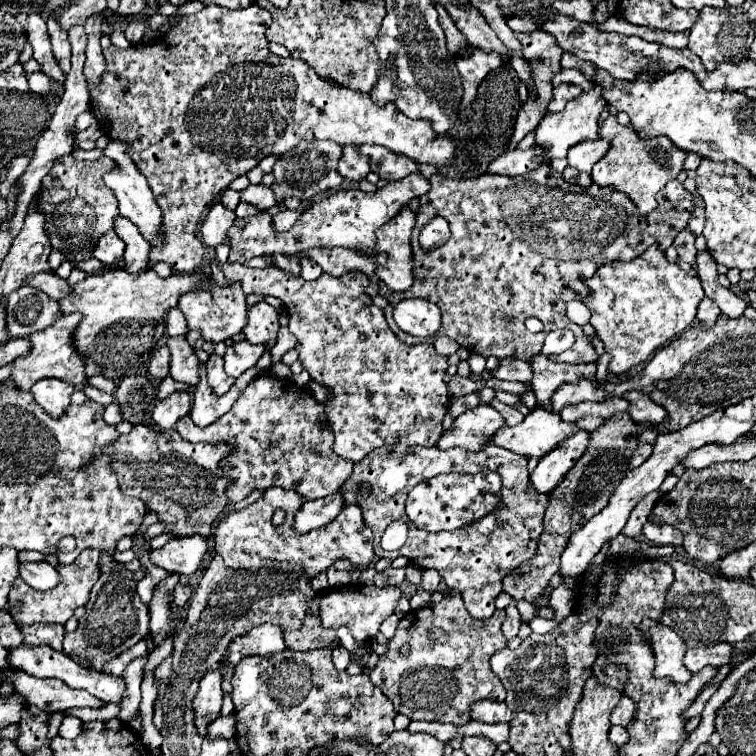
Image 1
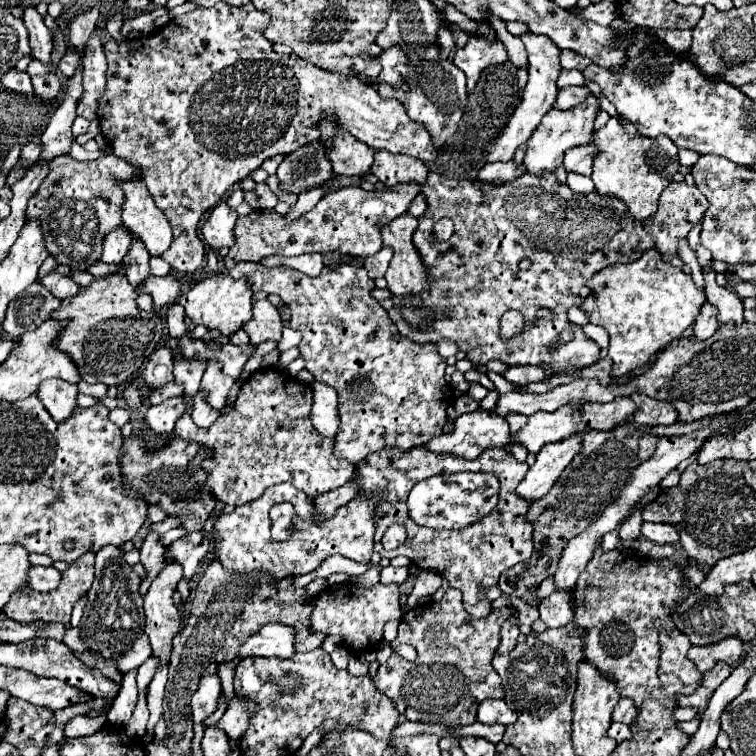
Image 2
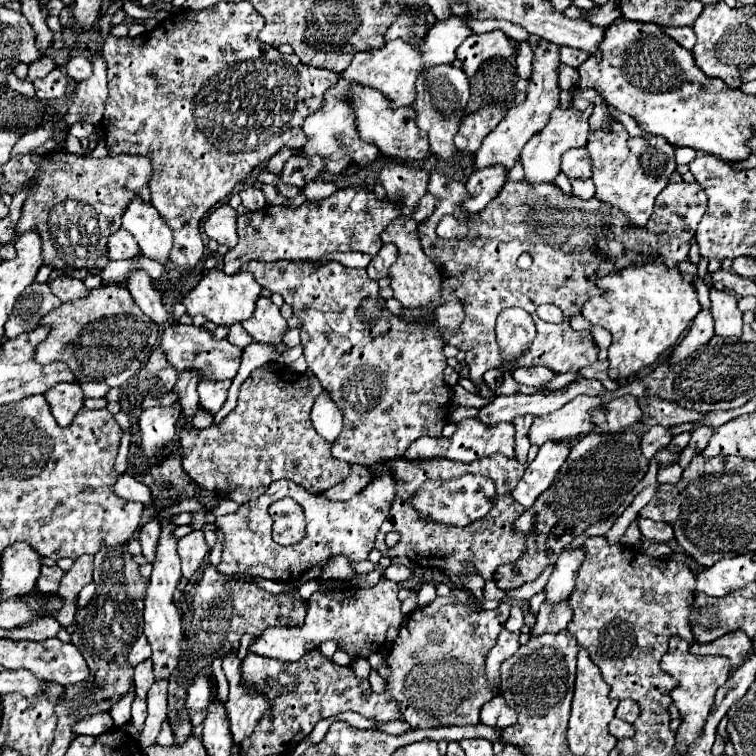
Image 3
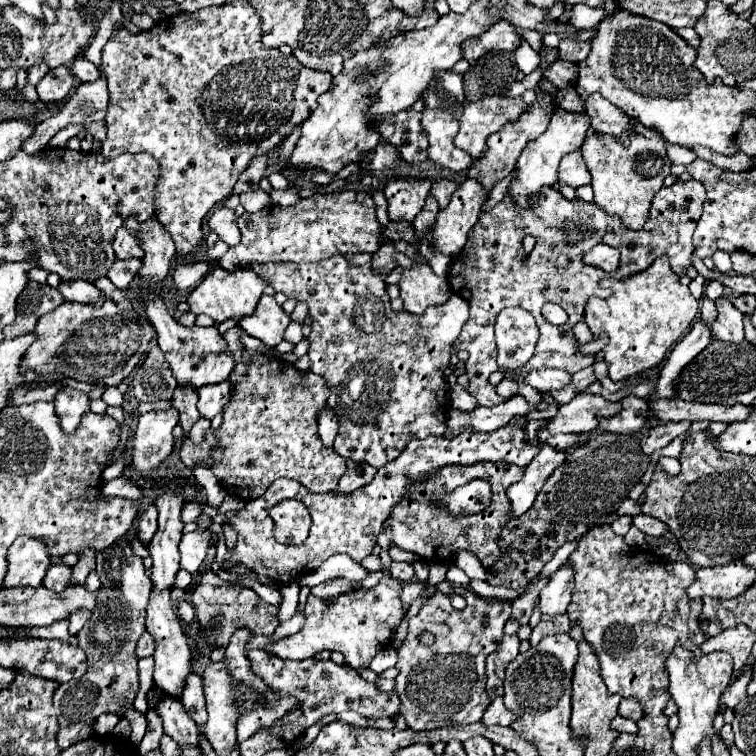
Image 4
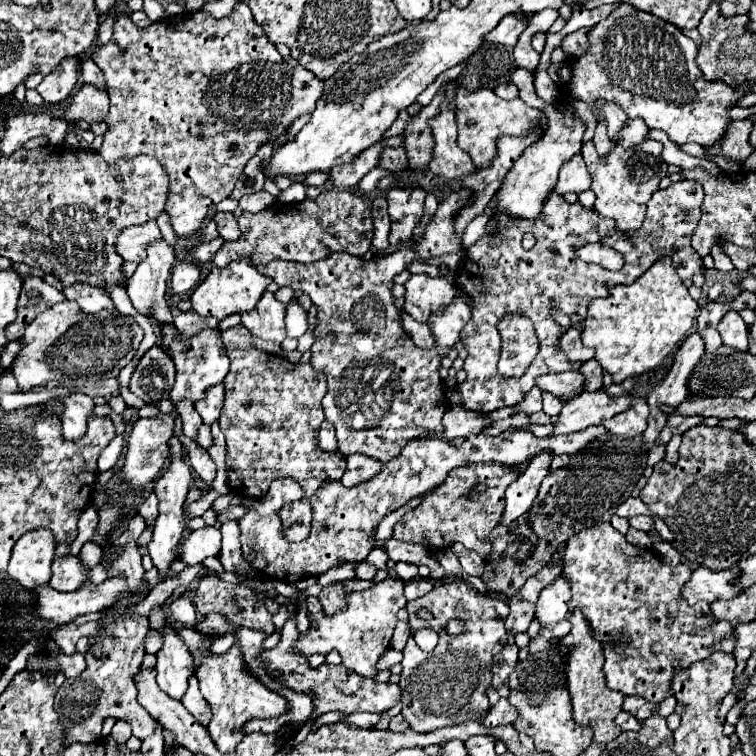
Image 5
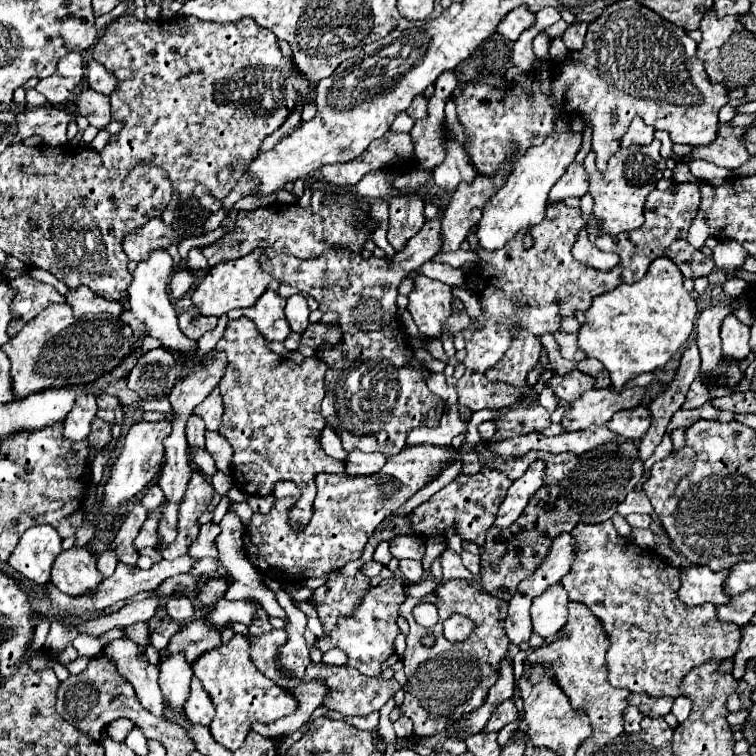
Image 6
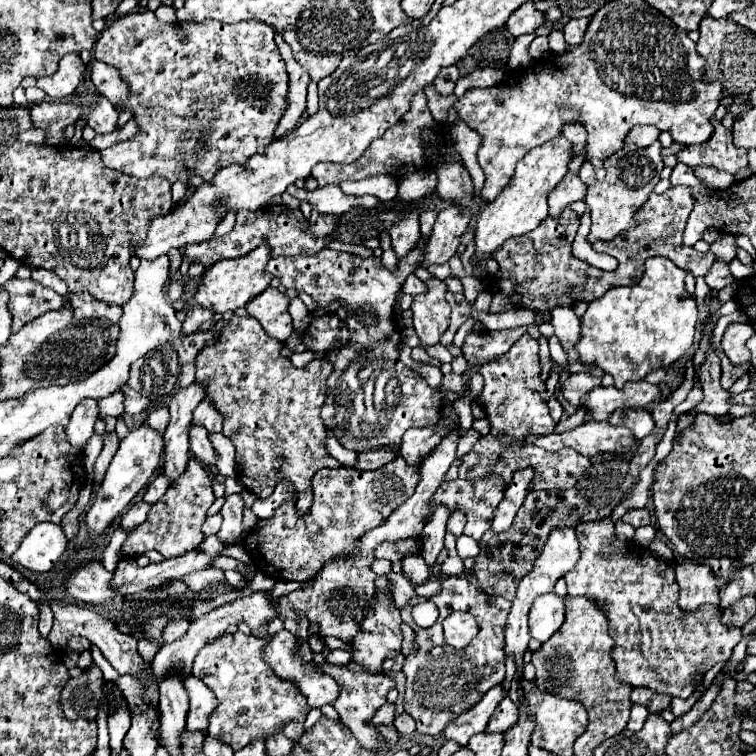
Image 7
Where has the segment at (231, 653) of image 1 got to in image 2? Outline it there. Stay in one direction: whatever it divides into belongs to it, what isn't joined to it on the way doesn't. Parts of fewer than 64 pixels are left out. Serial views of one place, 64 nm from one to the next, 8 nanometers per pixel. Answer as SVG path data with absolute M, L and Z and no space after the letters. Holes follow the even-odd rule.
M266 624L240 646L236 656L238 658L246 658L246 656L288 658L288 656L294 656L292 628L288 628L284 624Z

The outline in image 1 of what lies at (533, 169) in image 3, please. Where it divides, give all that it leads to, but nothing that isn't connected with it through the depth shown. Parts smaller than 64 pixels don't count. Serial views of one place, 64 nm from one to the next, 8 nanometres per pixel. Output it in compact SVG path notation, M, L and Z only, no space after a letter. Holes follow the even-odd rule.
M598 84L592 86L590 90L582 90L582 94L578 98L570 100L562 112L556 112L556 114L548 112L544 116L544 120L536 128L536 144L546 150L548 160L550 158L566 158L568 150L574 144L578 144L582 140L598 140L600 138L598 118L604 108L606 108L606 100L604 100L602 88Z

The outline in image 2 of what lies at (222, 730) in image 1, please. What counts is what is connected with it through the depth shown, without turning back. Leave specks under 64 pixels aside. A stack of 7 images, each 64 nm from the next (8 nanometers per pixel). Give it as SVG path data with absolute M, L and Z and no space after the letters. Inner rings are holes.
M232 698L228 710L216 724L216 728L224 730L231 741L238 742L244 728L248 728L248 712L252 712L252 704L246 700Z

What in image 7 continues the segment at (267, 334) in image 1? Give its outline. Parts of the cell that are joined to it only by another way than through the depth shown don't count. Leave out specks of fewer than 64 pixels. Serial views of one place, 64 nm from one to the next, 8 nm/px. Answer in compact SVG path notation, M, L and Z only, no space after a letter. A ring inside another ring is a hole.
M266 288L256 300L246 304L250 316L254 316L266 334L278 342L286 342L292 334L292 320L288 314L288 296L276 288Z

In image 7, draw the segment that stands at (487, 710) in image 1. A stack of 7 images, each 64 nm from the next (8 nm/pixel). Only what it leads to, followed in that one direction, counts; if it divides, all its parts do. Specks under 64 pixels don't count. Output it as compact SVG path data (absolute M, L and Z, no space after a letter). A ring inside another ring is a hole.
M504 698L494 710L486 732L506 732L518 720L518 708L510 698Z

